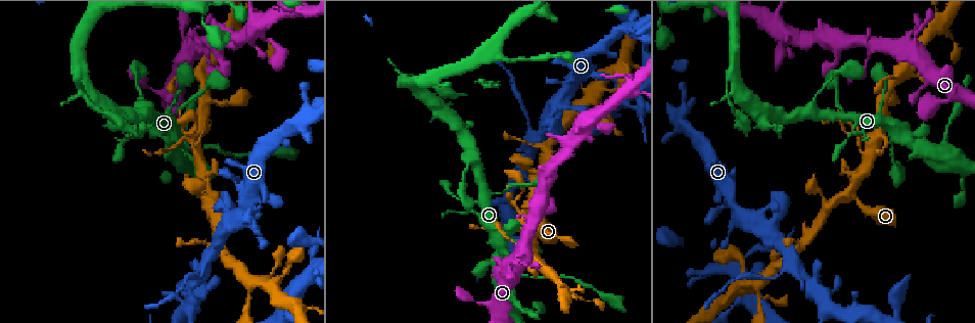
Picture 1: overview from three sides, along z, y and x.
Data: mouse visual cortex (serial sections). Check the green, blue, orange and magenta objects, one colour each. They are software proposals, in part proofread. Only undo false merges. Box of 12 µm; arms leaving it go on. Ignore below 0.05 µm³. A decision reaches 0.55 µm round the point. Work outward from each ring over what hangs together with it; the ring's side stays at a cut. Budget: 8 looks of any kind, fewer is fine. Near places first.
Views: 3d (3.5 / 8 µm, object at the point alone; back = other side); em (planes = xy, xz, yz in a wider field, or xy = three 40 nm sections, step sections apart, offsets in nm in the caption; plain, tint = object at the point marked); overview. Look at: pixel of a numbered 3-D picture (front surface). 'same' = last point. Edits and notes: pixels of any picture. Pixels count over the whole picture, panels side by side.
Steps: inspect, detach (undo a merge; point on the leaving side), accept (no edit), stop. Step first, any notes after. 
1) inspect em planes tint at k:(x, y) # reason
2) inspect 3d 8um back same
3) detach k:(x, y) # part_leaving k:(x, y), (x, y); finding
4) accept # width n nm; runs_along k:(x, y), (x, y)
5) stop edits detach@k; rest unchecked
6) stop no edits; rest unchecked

inspect 3d 8um at 1:(203, 148) # a narrow waist

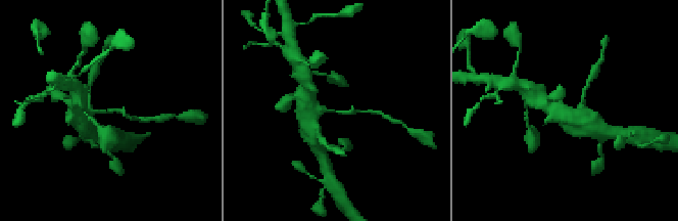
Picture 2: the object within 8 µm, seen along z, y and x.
inspect em xy step 2 tint at 2:(339, 112) # arm_widths 150, 450 nm; now the EM

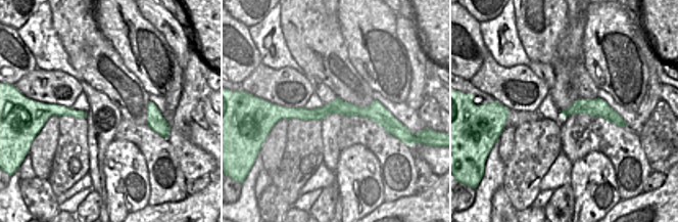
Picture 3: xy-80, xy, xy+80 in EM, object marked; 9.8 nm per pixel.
accept # runs_along 2:(79, 111), (122, 111), (134, 119); all the same cell

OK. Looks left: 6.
inspect 3d 3.5um back at 1:(782, 116)

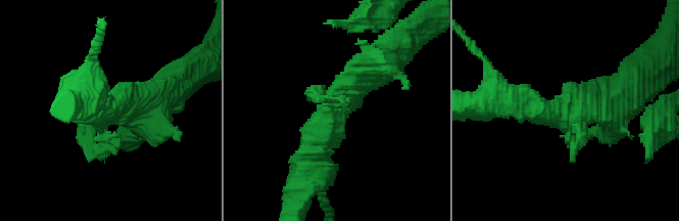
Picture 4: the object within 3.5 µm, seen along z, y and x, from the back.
inspect em xy step 3 tint at 4:(566, 114) # need the tissue

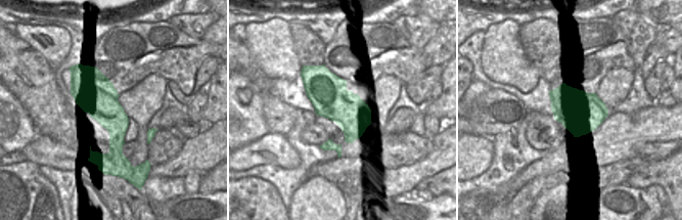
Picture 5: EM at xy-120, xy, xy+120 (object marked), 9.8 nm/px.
accept # runs_along 4:(310, 162), (332, 104), (386, 57); all the same cell

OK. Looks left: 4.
inspect 3d 3.5um at 1:(905, 69) # arms part here

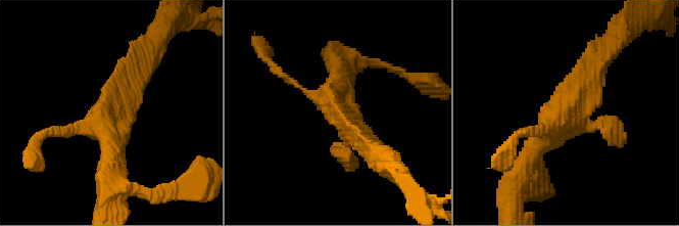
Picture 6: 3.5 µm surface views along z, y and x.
inspect em xy step 2 tint at 6:(569, 115) # shape alone is not enough

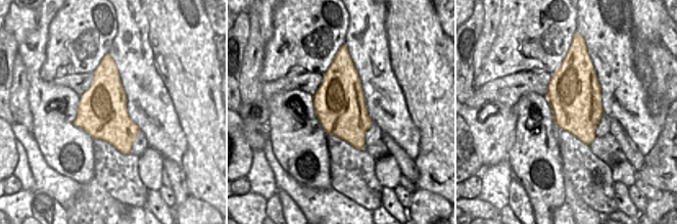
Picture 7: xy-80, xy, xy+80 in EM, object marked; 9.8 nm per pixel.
accept # runs_along 6:(523, 167), (586, 91), (598, 60); continuous, no second cell

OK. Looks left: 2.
stop no edits; rest unchecked

